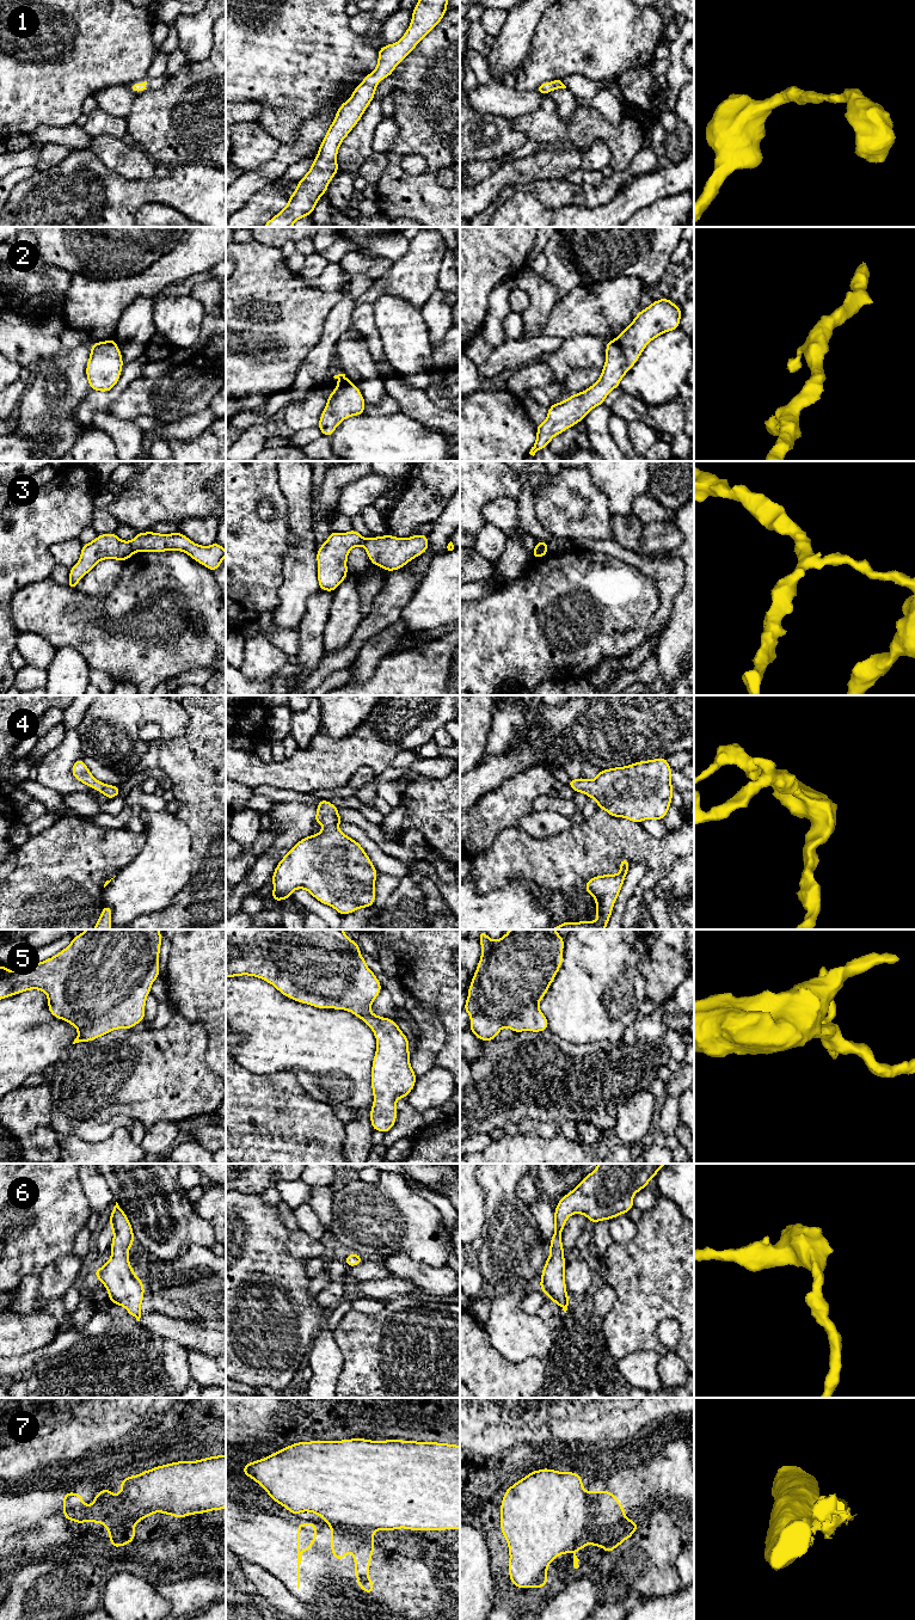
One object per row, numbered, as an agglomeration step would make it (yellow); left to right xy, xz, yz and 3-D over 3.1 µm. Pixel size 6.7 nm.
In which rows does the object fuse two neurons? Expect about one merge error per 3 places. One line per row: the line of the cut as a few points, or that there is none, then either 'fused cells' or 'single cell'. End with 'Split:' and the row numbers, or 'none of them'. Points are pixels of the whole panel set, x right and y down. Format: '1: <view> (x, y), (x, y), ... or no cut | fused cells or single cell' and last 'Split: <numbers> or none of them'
1: no cut | single cell
2: no cut | single cell
3: xy (129, 541), (134, 552) | fused cells
4: no cut | single cell
5: no cut | single cell
6: no cut | single cell
7: yz (585, 1491), (589, 1523), (588, 1529), (577, 1541), (577, 1548) | fused cells
Split: 3, 7

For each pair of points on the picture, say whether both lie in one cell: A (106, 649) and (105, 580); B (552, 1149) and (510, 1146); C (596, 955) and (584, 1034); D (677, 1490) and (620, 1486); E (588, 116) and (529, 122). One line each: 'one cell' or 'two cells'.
A: two cells
B: one cell
C: one cell
D: one cell
E: one cell

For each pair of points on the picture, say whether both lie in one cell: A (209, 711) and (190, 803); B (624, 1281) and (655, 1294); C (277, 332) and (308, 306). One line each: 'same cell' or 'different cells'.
A: same cell
B: same cell
C: same cell

